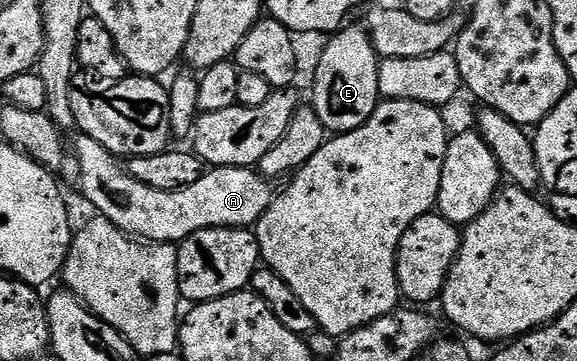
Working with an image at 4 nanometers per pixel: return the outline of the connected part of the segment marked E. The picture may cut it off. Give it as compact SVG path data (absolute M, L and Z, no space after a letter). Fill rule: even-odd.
M343 27L327 39L326 49L318 56L318 65L314 68L315 114L324 122L327 133L341 134L351 132L377 110L380 103L378 95L378 65L380 57L370 41L370 33L365 27Z

